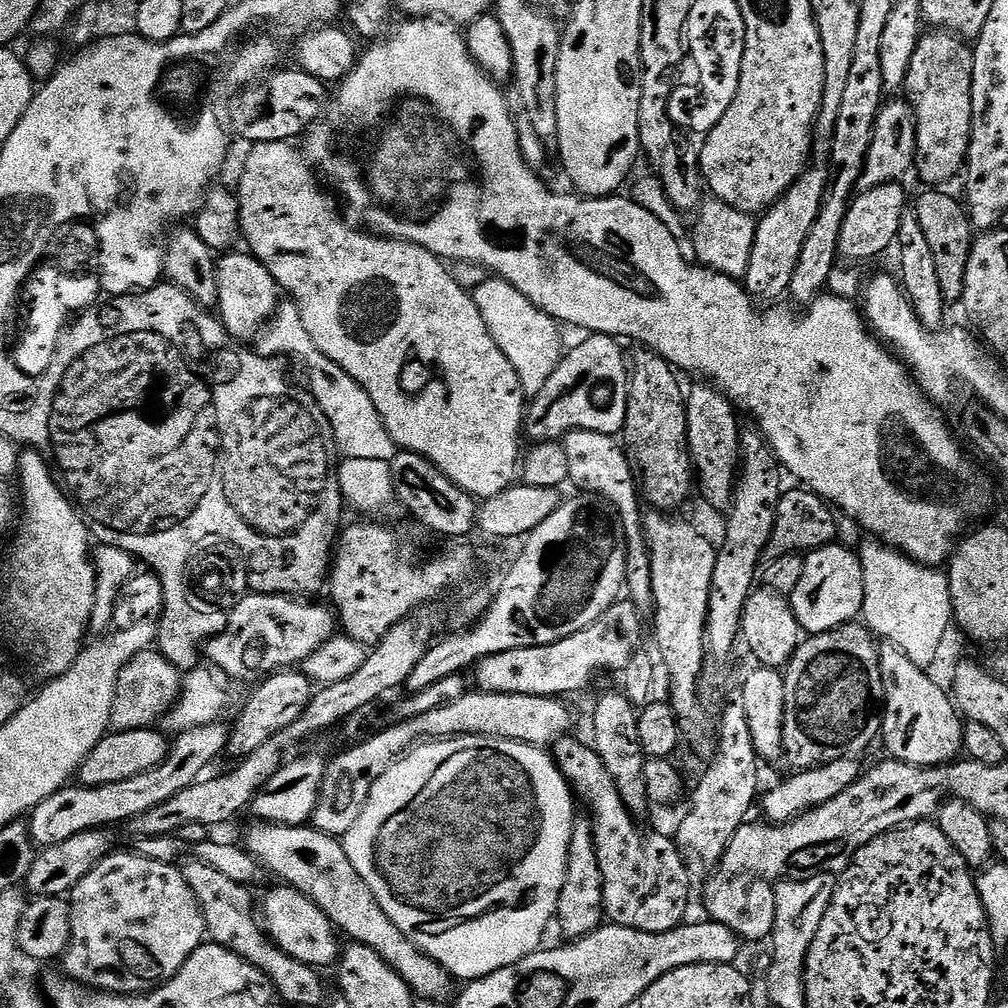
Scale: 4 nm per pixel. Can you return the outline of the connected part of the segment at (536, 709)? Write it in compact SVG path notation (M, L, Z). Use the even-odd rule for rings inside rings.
M468 690L446 706L425 707L421 716L412 716L401 724L392 724L374 733L369 740L346 749L341 756L327 761L324 781L320 787L320 800L312 811L311 823L328 836L342 838L350 826L358 822L358 814L364 808L374 782L419 740L442 740L449 736L489 736L547 749L558 738L573 731L572 712L563 703L565 701L558 696L536 697L534 694Z

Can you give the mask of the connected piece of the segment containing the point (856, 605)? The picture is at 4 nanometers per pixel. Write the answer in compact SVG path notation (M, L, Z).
M833 542L804 556L804 569L790 597L794 614L805 633L829 632L851 624L864 611L864 571L853 549Z

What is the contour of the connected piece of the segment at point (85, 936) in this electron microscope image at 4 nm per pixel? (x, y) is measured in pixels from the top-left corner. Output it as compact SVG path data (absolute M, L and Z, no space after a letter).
M116 850L104 860L99 860L73 886L70 899L68 900L70 926L68 927L68 942L62 953L62 961L64 960L64 968L62 967L63 975L67 976L70 980L76 980L79 984L89 988L95 988L101 992L115 992L117 994L139 994L141 992L147 992L155 988L157 984L163 984L165 980L169 980L174 974L178 974L178 970L182 970L186 958L190 958L190 954L194 954L194 950L198 950L206 940L204 919L200 917L198 898L194 898L194 890L190 890L190 886L186 886L186 878L183 871L176 864L158 862L157 860L151 860L145 856L141 856L135 851L132 852L119 852L119 850Z

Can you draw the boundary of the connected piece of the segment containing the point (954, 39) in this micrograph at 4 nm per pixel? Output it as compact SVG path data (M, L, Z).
M928 30L921 35L910 61L903 91L916 113L917 146L914 172L928 186L944 186L947 180L963 173L968 158L968 144L972 141L972 83L974 82L973 49L969 41L947 30Z

